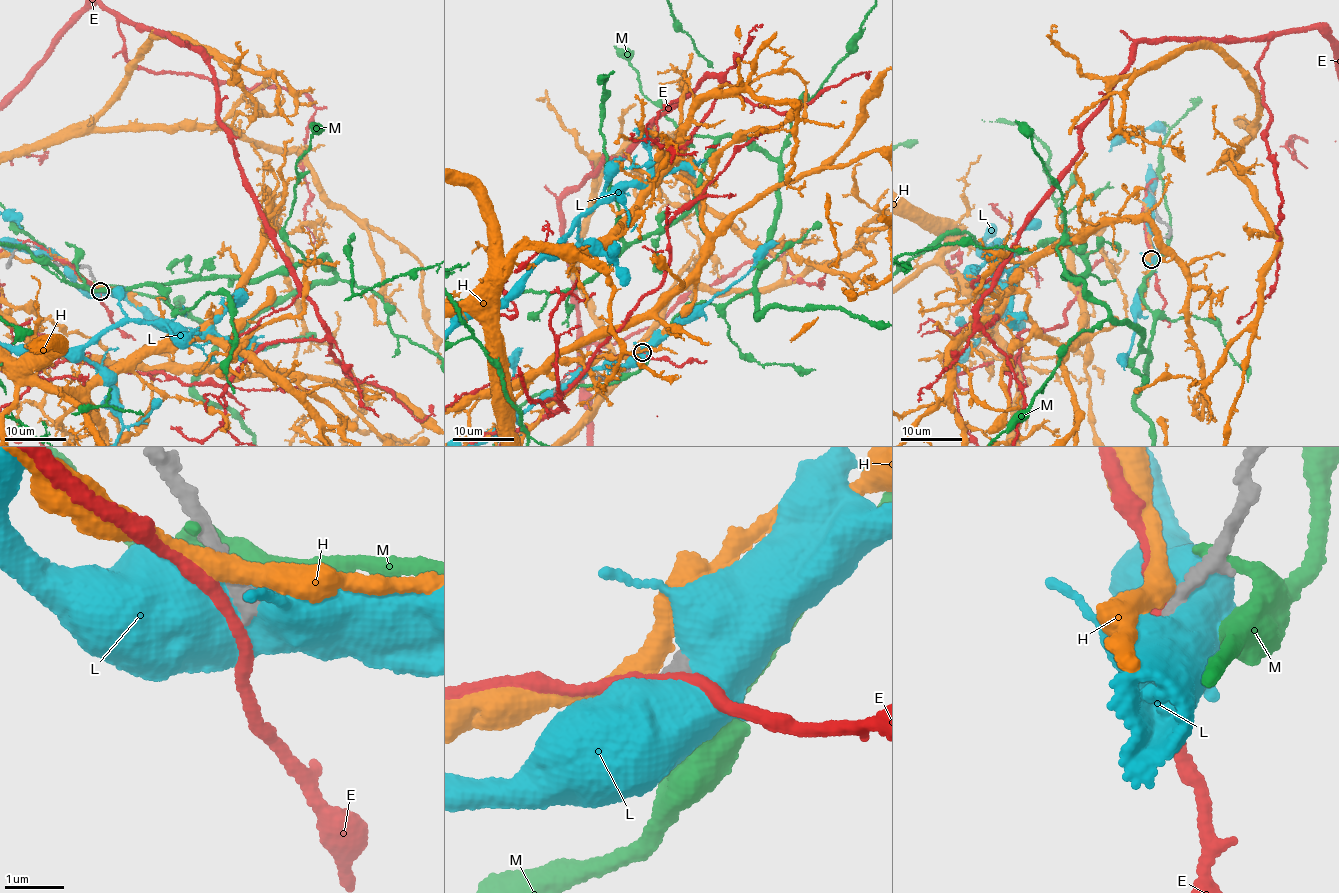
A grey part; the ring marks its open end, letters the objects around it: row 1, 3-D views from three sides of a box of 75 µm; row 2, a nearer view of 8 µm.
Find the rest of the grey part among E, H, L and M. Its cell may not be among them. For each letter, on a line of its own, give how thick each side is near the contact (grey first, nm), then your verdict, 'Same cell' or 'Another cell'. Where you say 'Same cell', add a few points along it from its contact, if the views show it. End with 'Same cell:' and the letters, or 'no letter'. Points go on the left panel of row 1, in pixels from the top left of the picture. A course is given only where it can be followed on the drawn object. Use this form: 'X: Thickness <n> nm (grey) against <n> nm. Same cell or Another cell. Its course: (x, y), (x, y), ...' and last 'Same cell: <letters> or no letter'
E: Thickness 240 nm (grey) against 220 nm. Another cell
H: Thickness 280 nm (grey) against 320 nm. Another cell
L: Thickness 240 nm (grey) against 800 nm. Another cell
M: Thickness 220 nm (grey) against 280 nm. Another cell
Same cell: no letter

